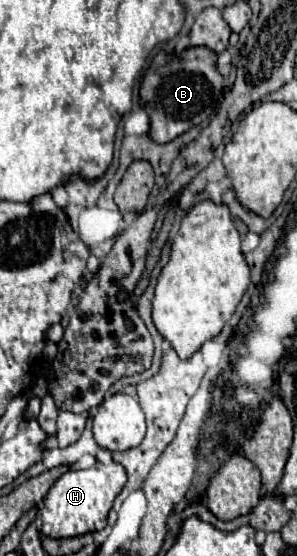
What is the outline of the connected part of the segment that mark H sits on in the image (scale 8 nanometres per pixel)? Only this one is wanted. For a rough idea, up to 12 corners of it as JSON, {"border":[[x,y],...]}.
{"border":[[116,462],[68,470],[40,506],[42,534],[104,528],[126,484]]}

